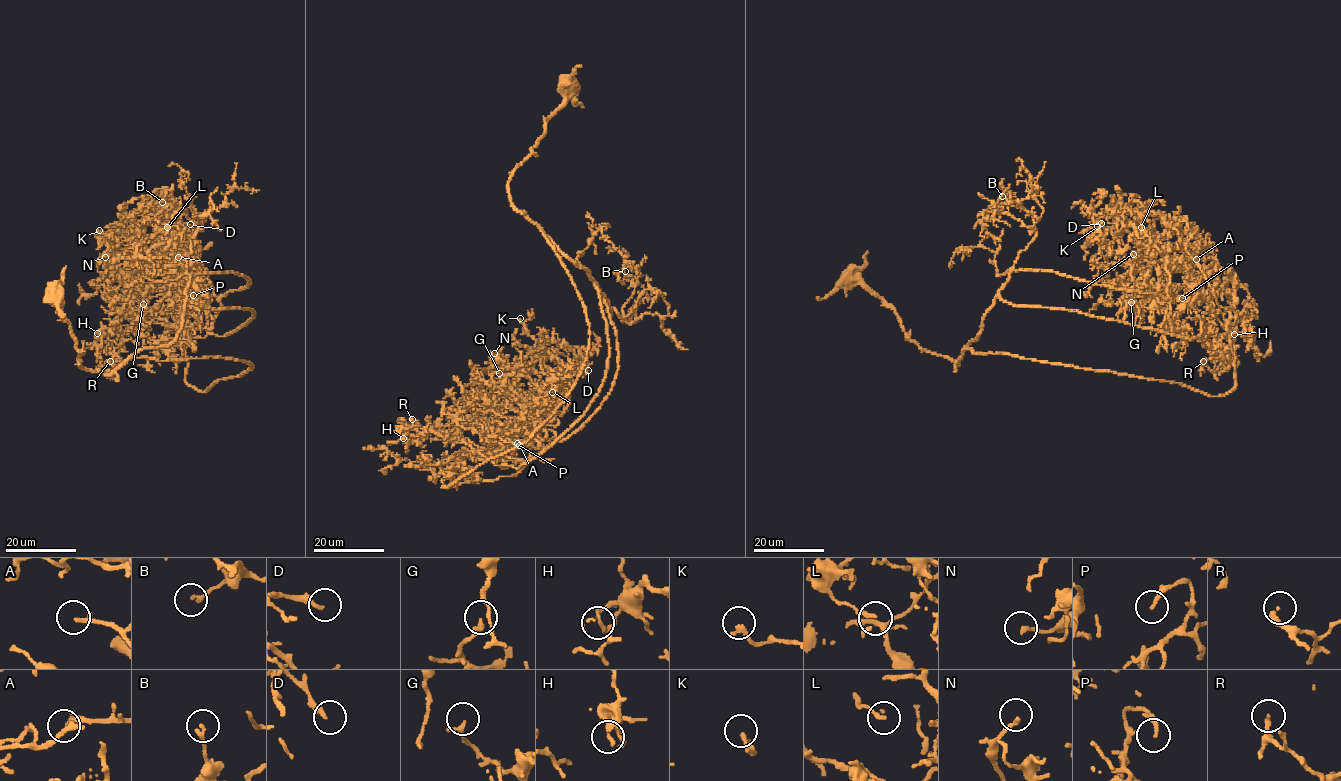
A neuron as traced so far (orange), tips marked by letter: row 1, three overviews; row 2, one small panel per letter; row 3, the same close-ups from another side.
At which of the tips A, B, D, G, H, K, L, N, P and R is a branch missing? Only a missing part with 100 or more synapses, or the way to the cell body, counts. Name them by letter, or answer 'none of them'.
A

